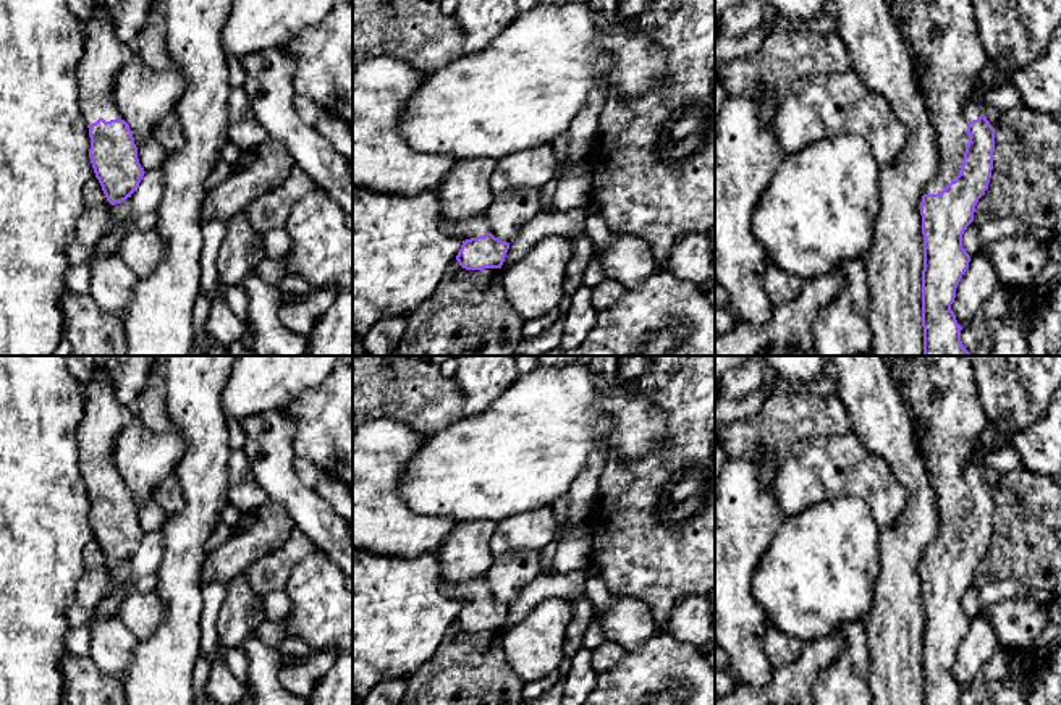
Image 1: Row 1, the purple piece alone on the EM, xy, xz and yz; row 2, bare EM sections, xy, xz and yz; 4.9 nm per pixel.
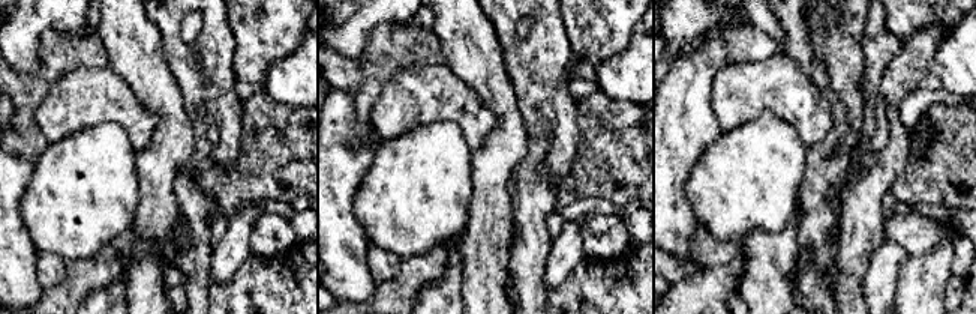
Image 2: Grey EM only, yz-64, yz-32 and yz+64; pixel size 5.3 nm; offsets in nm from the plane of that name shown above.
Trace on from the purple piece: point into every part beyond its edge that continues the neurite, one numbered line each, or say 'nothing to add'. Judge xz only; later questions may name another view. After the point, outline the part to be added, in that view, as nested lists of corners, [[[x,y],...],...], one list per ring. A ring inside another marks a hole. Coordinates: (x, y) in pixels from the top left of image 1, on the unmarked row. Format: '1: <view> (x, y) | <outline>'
1: xz (468, 591) | [[[476,579],[461,584],[442,582],[440,590],[445,597],[459,600],[463,603],[490,595],[484,580]]]

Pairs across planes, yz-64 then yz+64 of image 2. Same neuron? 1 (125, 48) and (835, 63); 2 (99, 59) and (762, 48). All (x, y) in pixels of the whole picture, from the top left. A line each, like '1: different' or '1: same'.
1: different
2: same

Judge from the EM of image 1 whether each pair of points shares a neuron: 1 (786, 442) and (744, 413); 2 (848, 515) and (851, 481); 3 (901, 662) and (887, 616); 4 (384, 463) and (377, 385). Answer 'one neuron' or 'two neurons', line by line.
1: two neurons
2: two neurons
3: one neuron
4: two neurons

